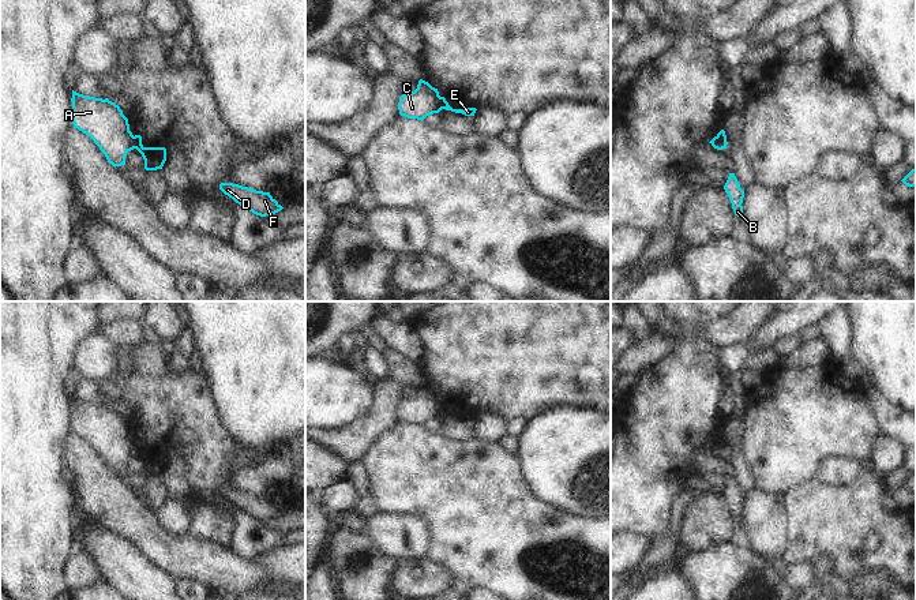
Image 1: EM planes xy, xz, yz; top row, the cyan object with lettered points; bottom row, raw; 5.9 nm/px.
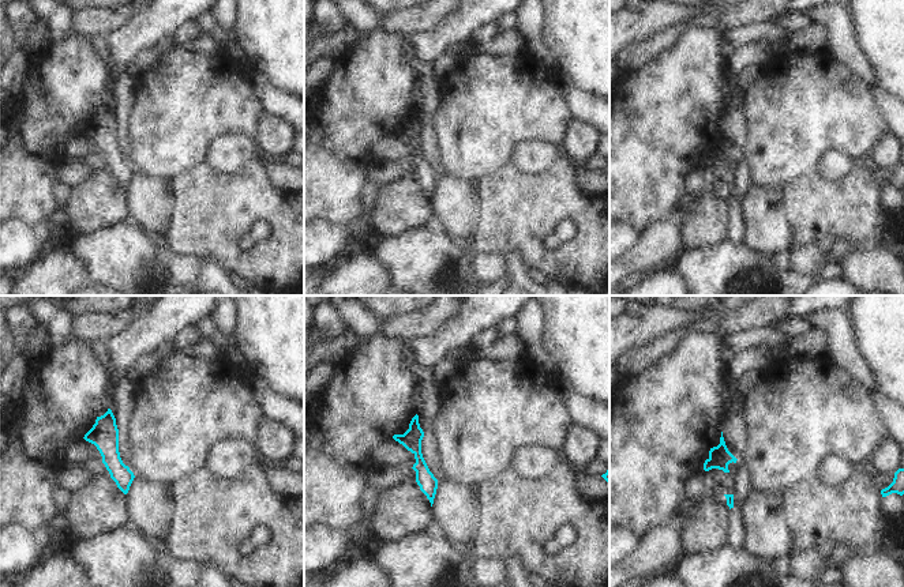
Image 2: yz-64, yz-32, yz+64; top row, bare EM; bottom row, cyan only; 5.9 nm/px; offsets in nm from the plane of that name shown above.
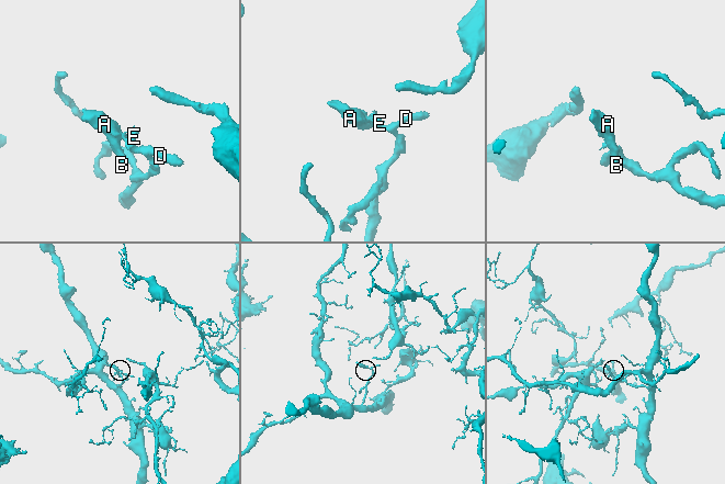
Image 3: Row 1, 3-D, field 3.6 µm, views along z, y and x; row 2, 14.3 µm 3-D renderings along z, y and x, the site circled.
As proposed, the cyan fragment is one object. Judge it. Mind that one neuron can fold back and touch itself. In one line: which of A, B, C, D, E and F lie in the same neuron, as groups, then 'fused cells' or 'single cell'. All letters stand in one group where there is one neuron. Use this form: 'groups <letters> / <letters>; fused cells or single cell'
groups A B C / D E F; fused cells

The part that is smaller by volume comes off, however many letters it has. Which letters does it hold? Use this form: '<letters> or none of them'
A, B, C

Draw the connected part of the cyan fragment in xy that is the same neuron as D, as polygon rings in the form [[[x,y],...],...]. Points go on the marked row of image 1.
[[[221,183],[219,190],[241,207],[260,217],[275,214],[284,209],[270,192],[256,191],[233,183]]]

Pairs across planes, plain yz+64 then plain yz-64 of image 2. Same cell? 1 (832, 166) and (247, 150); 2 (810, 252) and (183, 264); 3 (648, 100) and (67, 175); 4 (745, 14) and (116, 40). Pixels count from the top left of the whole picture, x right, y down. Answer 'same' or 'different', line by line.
1: same
2: same
3: different
4: different

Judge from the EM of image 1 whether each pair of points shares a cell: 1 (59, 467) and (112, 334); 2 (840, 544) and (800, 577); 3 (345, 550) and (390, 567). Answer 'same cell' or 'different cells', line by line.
1: different cells
2: different cells
3: same cell

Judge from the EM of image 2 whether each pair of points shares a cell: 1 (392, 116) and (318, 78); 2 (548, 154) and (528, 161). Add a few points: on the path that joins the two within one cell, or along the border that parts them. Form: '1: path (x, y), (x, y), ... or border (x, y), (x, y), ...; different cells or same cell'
1: border (334, 61), (334, 70), (327, 83), (318, 91); different cells
2: path (543, 154), (533, 157); same cell

